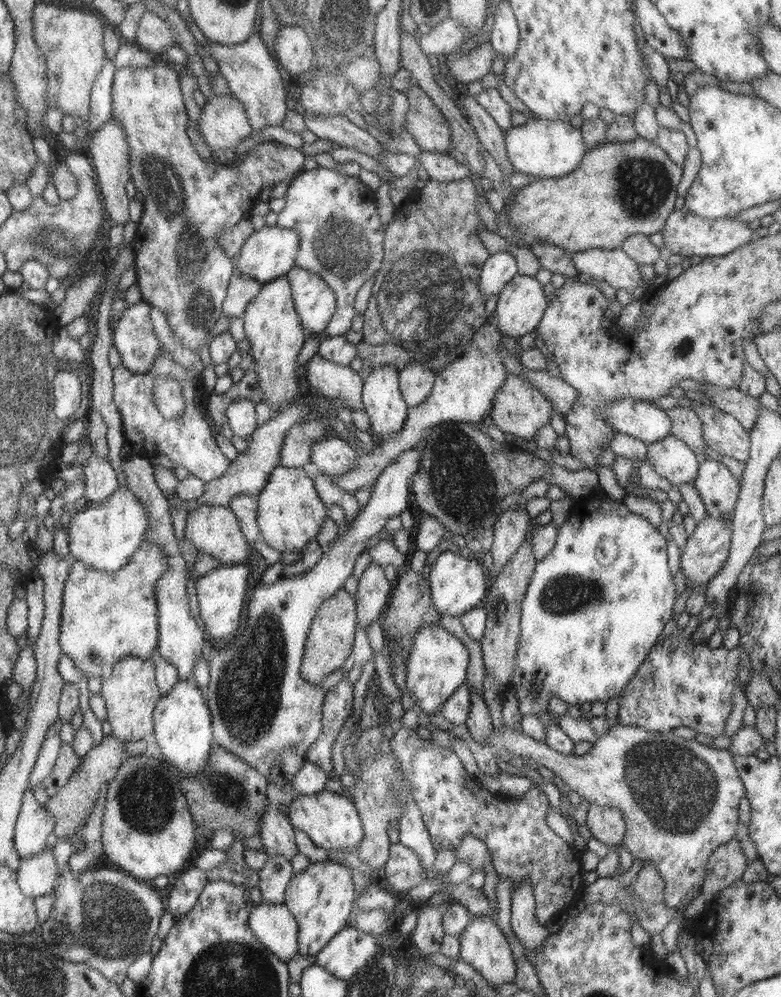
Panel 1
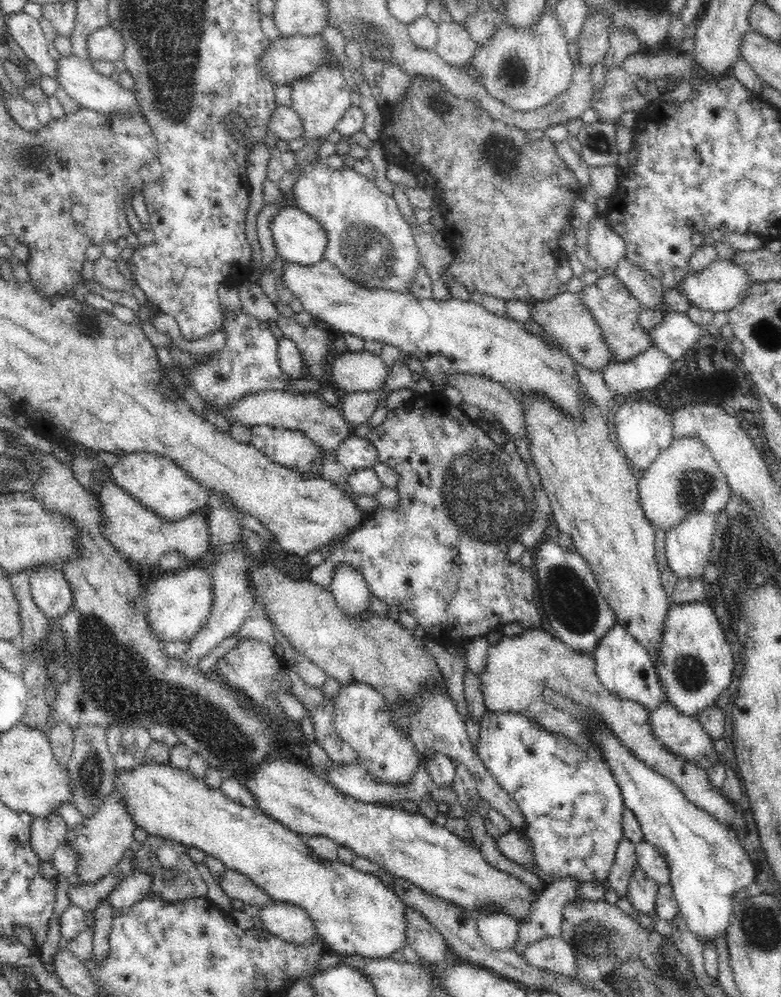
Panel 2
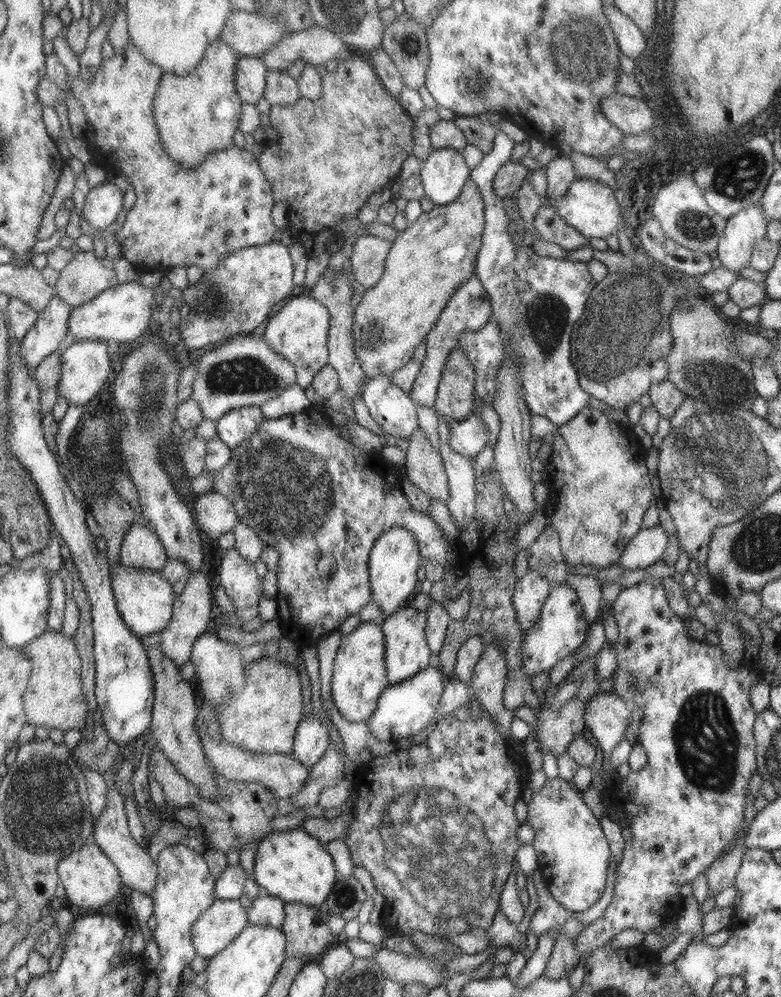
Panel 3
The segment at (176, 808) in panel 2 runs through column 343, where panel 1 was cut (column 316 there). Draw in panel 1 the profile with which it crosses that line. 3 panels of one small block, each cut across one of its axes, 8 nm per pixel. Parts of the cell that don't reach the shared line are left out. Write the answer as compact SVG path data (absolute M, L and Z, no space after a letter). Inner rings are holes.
M336 861L310 863L302 872L295 873L285 890L284 905L299 921L299 954L318 955L350 921L356 896L352 871Z

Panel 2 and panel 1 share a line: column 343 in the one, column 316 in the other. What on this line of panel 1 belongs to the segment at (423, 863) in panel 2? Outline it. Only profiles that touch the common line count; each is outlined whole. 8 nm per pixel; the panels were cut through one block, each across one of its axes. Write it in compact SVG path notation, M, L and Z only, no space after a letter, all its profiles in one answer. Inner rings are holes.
M329 790L315 795L295 796L286 814L295 828L305 832L312 842L325 848L326 852L332 849L357 848L364 840L362 815L343 790Z

